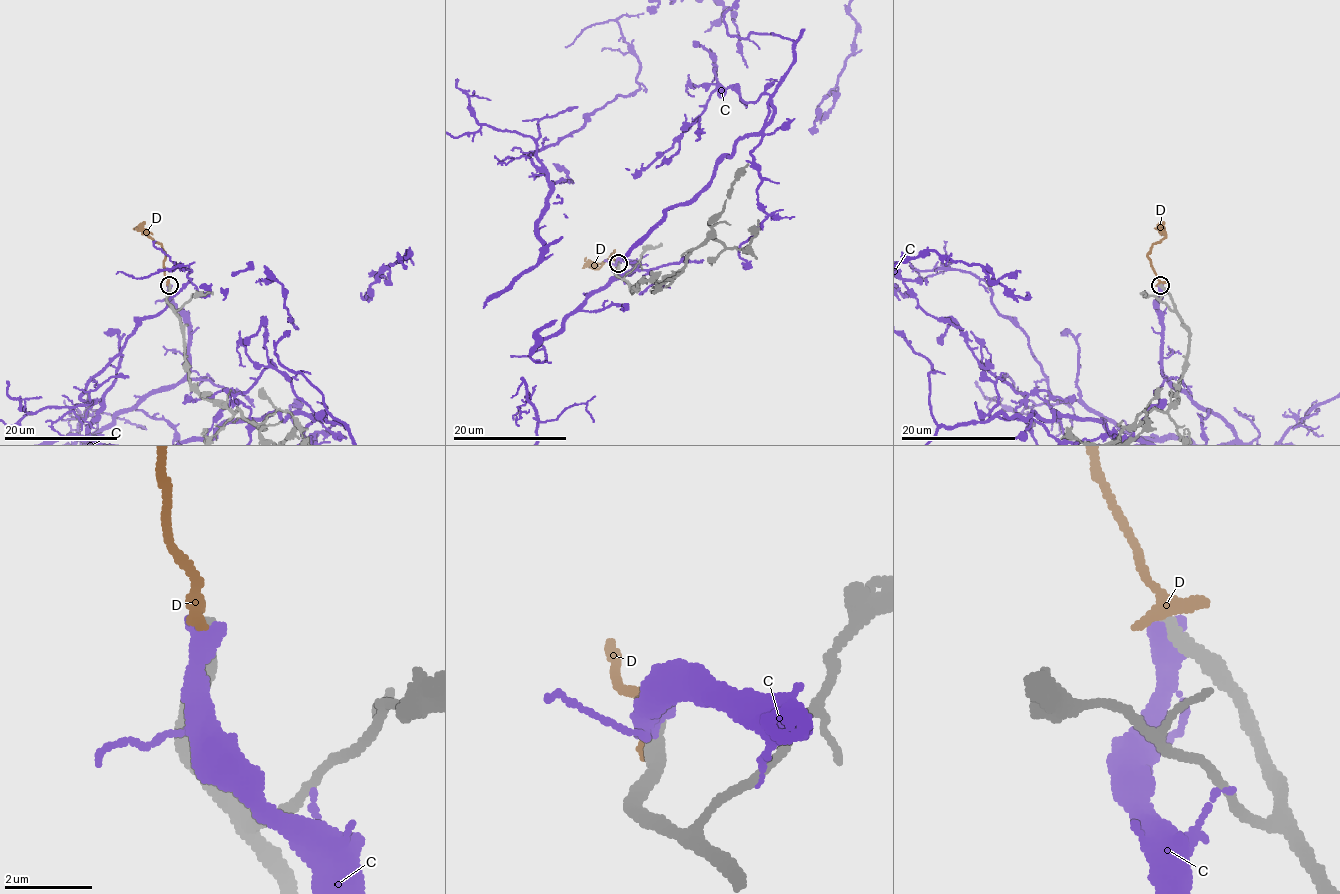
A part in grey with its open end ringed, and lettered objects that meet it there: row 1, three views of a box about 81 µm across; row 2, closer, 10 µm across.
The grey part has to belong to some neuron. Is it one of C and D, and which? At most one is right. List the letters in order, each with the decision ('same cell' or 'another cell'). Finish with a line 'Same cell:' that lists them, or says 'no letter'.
C: another cell
D: another cell
Same cell: no letter

